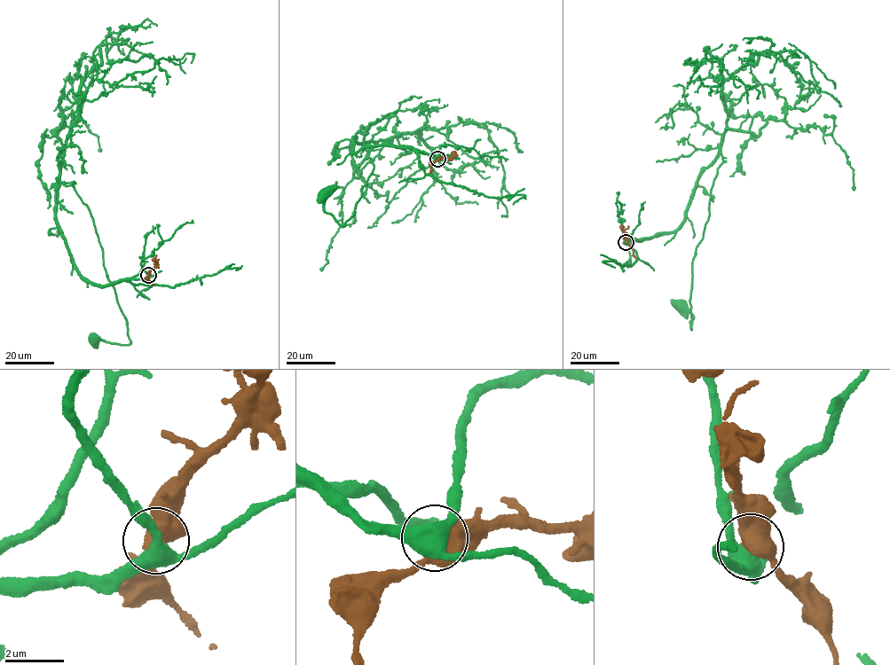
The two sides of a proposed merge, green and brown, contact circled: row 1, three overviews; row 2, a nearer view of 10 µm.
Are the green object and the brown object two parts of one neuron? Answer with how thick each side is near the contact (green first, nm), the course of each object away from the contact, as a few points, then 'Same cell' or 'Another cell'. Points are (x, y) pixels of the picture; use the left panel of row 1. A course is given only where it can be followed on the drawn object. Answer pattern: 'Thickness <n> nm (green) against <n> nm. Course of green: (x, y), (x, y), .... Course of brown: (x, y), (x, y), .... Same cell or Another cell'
Thickness 440 nm (green) against 650 nm. Course of green: (148, 276), (101, 285), (82, 277), (57, 221), (60, 183), (72, 183), (90, 214), (130, 343), (93, 340). Course of brown: (148, 275), (154, 266), (156, 255). Another cell

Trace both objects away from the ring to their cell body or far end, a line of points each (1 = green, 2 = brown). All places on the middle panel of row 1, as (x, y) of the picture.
1: (437, 159), (381, 144), (352, 152), (356, 137), (374, 168), (354, 215), (342, 227), (325, 212), (325, 192)
2: (437, 159), (453, 158)

